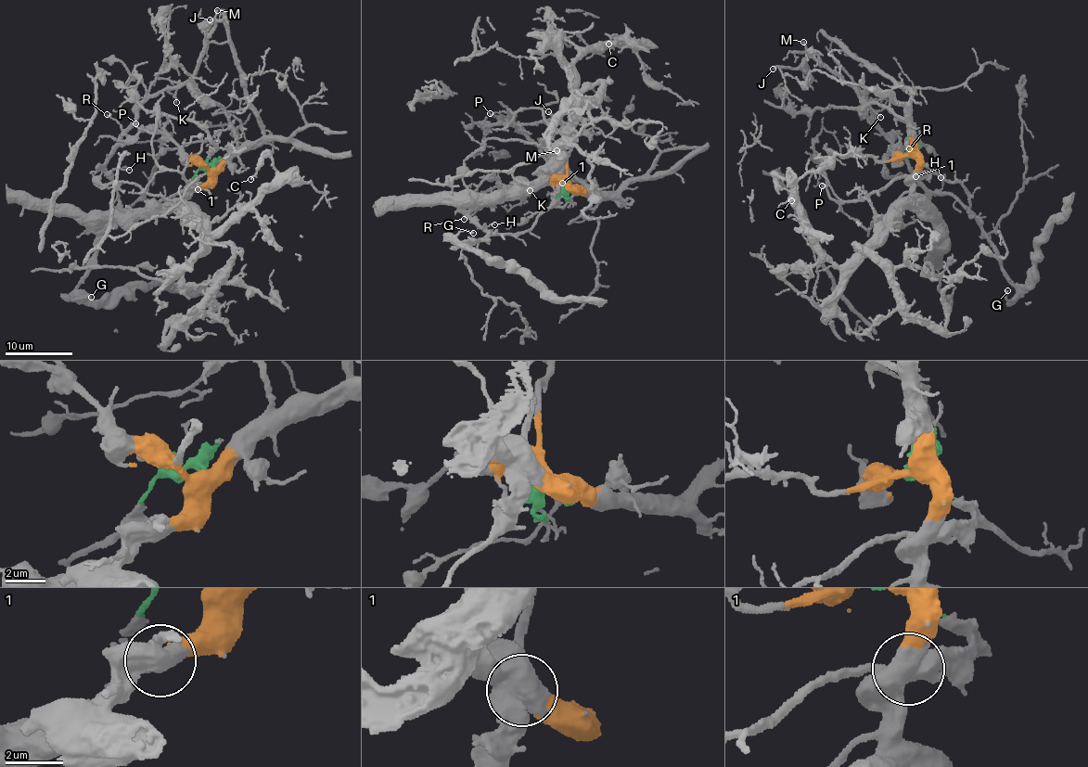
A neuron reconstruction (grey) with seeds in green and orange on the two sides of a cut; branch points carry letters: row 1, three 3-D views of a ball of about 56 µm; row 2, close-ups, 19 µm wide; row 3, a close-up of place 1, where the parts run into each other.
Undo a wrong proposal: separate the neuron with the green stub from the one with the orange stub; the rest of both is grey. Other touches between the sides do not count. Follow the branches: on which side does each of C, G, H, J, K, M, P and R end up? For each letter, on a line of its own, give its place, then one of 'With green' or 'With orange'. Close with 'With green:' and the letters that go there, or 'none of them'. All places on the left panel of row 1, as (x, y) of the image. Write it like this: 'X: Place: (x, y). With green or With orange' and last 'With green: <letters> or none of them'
C: Place: (250, 179). With orange
G: Place: (91, 297). With green
H: Place: (129, 170). With green
J: Place: (210, 19). With green
K: Place: (176, 102). With green
M: Place: (217, 10). With green
P: Place: (135, 123). With green
R: Place: (107, 114). With green
With green: G, H, J, K, M, P, R

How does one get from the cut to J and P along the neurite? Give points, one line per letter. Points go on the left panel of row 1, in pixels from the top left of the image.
J: (206, 169), (186, 187), (135, 212), (125, 211), (106, 167), (144, 102), (183, 84), (196, 69), (209, 19)
P: (206, 169), (194, 177), (195, 188), (199, 182), (200, 187), (165, 171), (157, 162), (153, 136), (135, 123)

